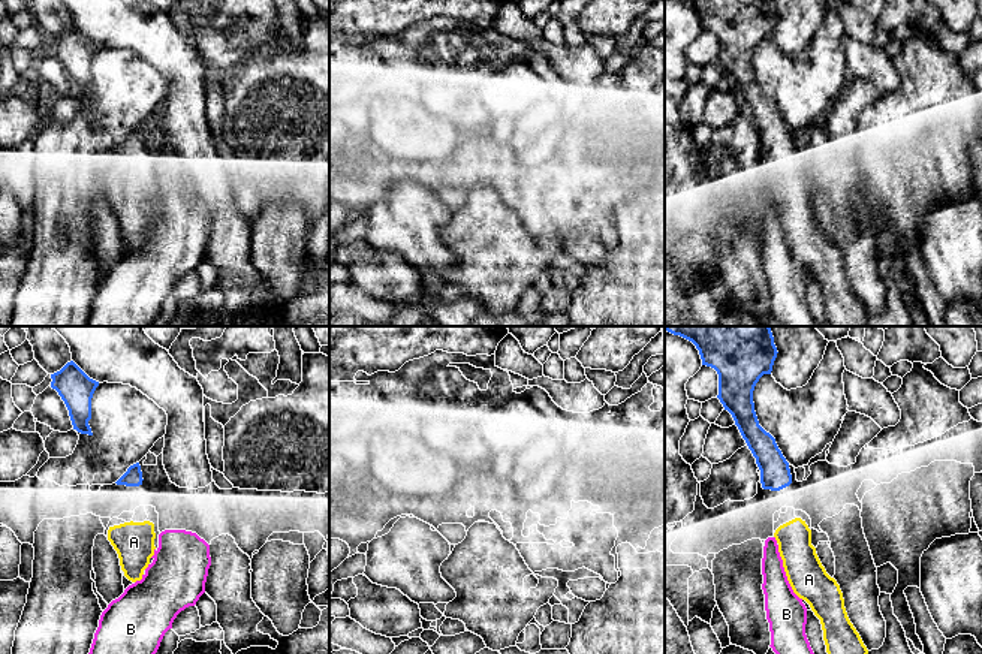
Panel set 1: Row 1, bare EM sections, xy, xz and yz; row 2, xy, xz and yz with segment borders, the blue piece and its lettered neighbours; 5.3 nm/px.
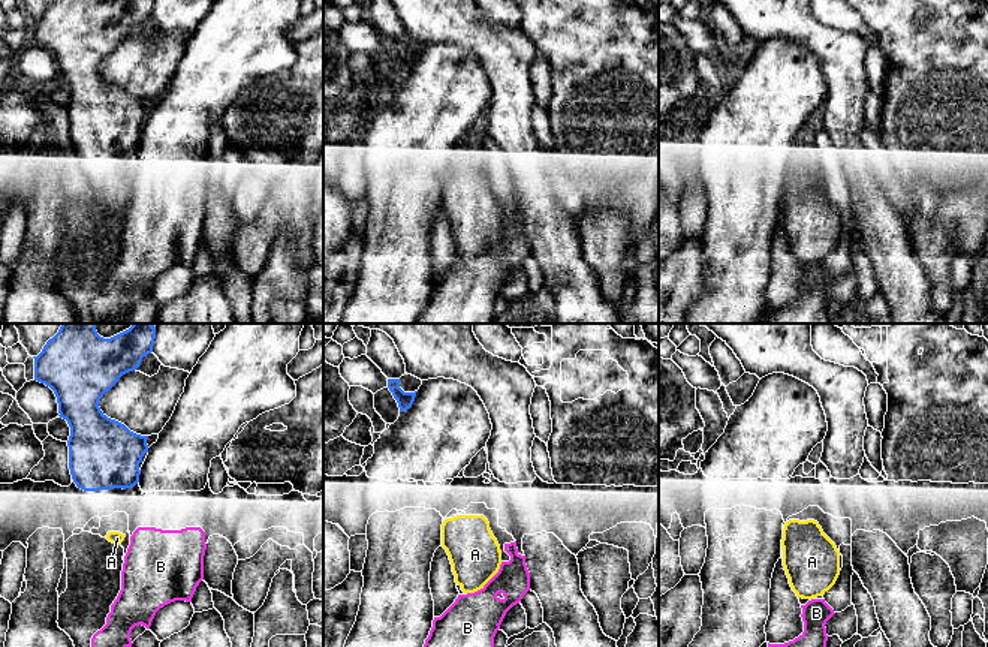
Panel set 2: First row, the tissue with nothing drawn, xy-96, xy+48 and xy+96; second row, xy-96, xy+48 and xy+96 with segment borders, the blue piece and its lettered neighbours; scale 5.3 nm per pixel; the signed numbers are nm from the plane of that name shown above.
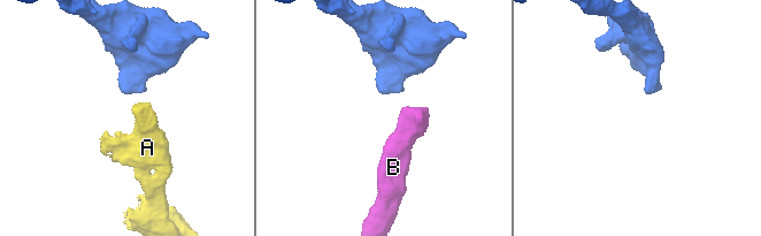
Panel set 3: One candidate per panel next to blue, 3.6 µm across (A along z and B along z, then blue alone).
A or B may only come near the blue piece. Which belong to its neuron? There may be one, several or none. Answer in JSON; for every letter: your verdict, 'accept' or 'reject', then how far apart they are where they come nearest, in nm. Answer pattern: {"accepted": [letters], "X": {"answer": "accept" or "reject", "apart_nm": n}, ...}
{"accepted": ["A"], "A": {"answer": "accept", "apart_nm": 180}, "B": {"answer": "reject", "apart_nm": 260}}

